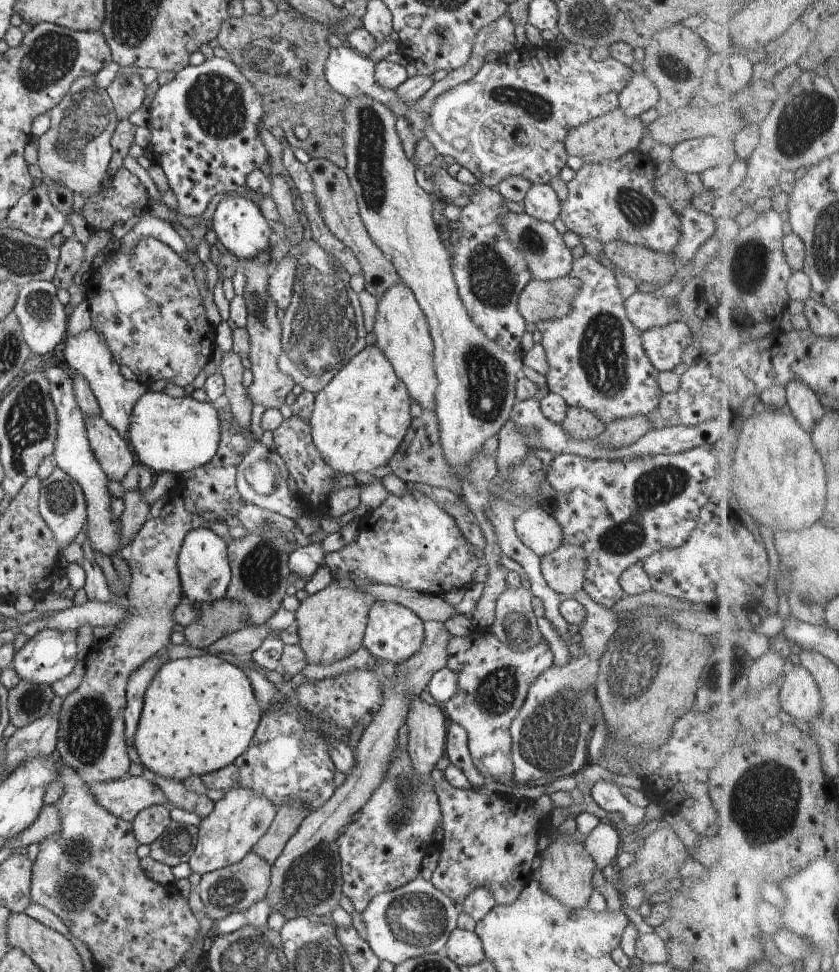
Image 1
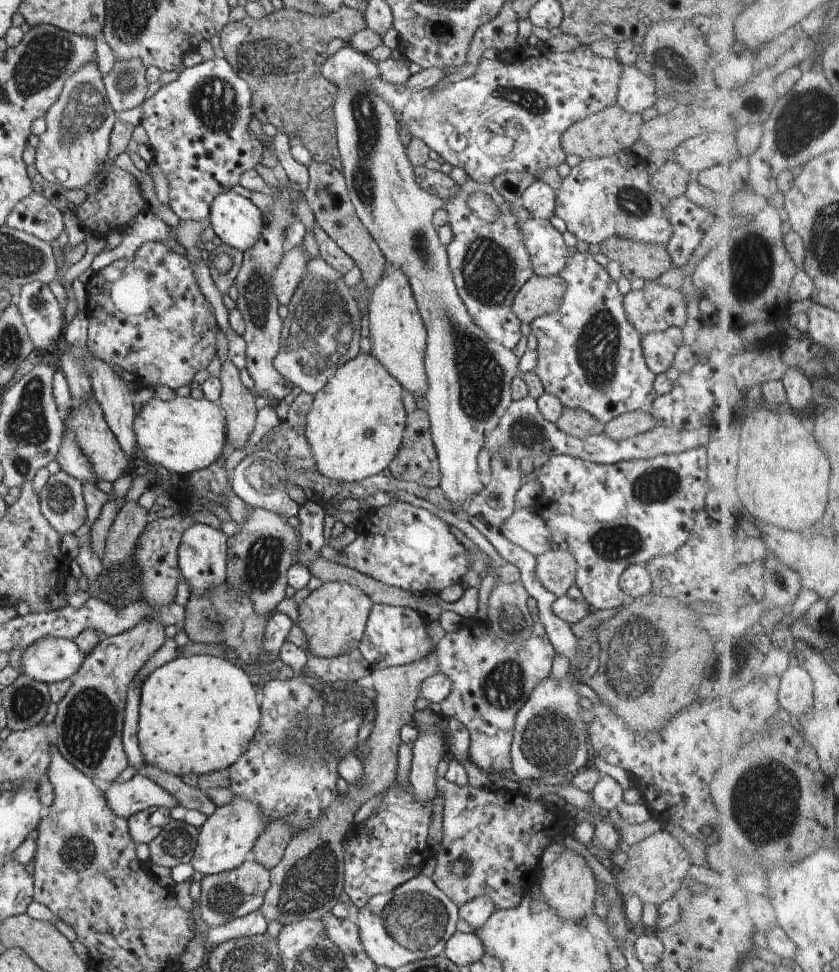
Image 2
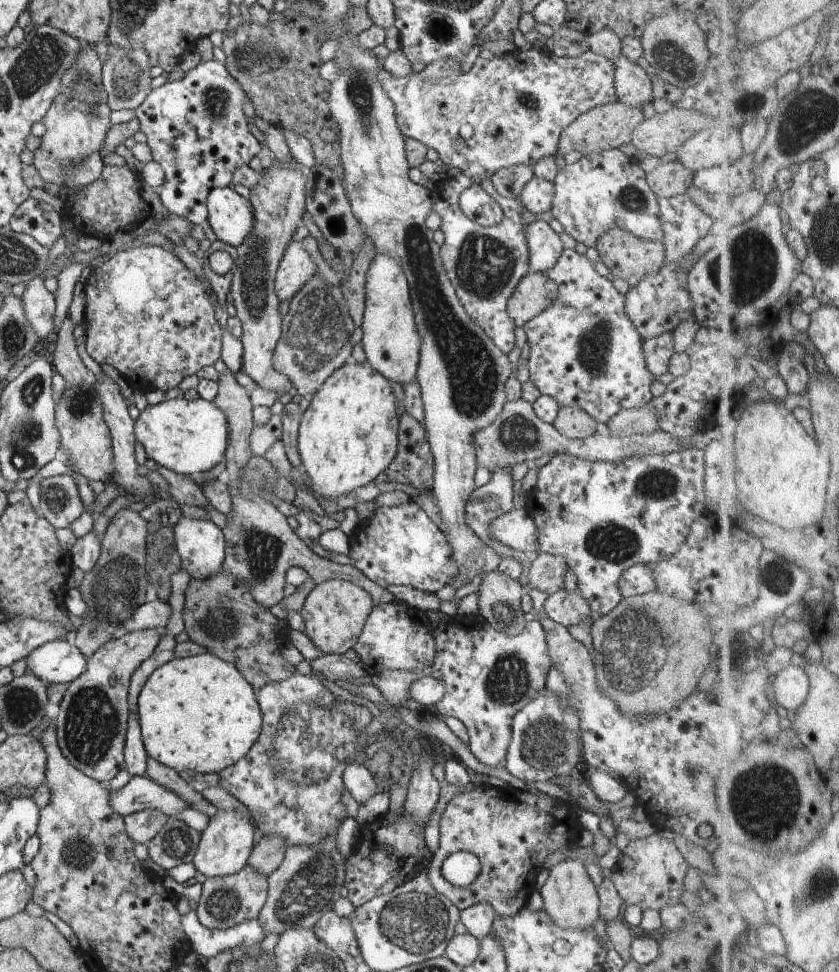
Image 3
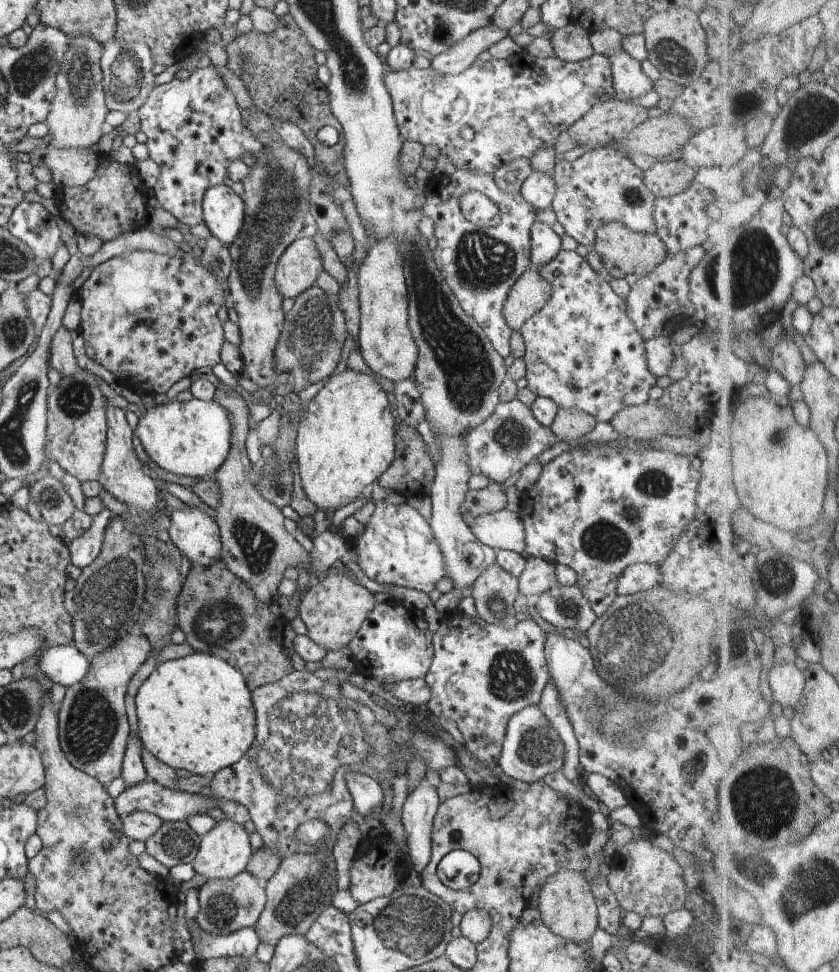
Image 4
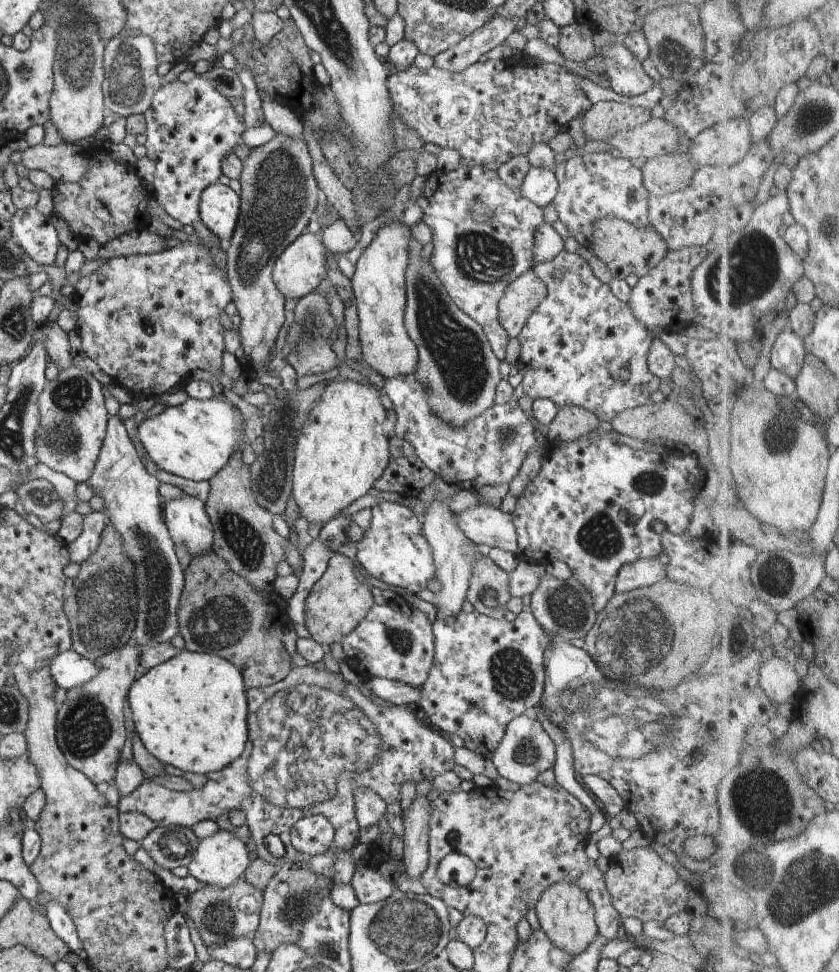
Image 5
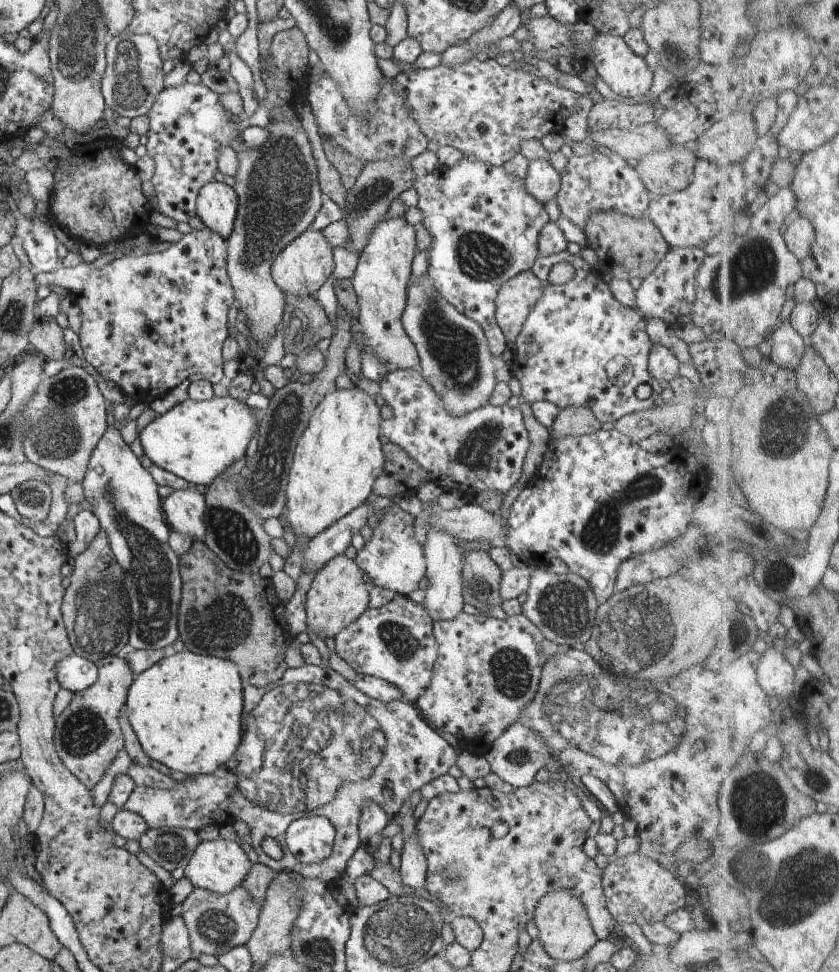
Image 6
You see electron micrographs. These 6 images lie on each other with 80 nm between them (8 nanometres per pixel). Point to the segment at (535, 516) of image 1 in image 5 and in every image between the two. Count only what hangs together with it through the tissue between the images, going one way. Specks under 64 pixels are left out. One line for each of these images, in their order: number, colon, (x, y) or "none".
2: (525, 528)
3: (516, 529)
4: (501, 530)
5: (488, 525)

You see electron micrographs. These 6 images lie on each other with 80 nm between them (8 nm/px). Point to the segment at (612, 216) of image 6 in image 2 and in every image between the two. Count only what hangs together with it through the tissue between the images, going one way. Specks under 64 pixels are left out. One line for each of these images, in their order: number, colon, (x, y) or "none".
2: (636, 260)
3: (625, 255)
4: (622, 252)
5: (626, 249)

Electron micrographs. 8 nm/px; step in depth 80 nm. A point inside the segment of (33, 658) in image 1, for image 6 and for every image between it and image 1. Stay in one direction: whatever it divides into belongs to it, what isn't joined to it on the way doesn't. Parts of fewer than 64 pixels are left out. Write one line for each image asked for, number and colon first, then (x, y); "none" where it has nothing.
2: (51, 660)
3: (59, 661)
4: (64, 664)
5: (69, 669)
6: (74, 672)

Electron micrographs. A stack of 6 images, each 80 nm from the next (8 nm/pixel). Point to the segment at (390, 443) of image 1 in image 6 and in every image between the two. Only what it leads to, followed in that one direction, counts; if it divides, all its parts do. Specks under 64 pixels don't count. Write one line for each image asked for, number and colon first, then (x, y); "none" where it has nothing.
2: (355, 427)
3: (349, 434)
4: (345, 439)
5: (341, 450)
6: (338, 457)

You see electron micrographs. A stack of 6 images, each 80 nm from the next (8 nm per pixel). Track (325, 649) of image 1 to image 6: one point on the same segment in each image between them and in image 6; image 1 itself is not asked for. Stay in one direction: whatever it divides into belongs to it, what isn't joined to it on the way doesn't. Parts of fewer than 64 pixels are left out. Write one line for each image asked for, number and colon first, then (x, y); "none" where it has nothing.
2: (333, 618)
3: (335, 612)
4: (334, 608)
5: (337, 602)
6: (338, 595)

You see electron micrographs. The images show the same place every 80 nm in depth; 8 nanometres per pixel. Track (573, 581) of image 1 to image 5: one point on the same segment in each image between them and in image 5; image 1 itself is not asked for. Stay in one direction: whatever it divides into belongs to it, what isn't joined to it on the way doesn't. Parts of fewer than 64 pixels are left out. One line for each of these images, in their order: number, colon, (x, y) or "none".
2: (556, 569)
3: (546, 573)
4: (539, 575)
5: (524, 579)

